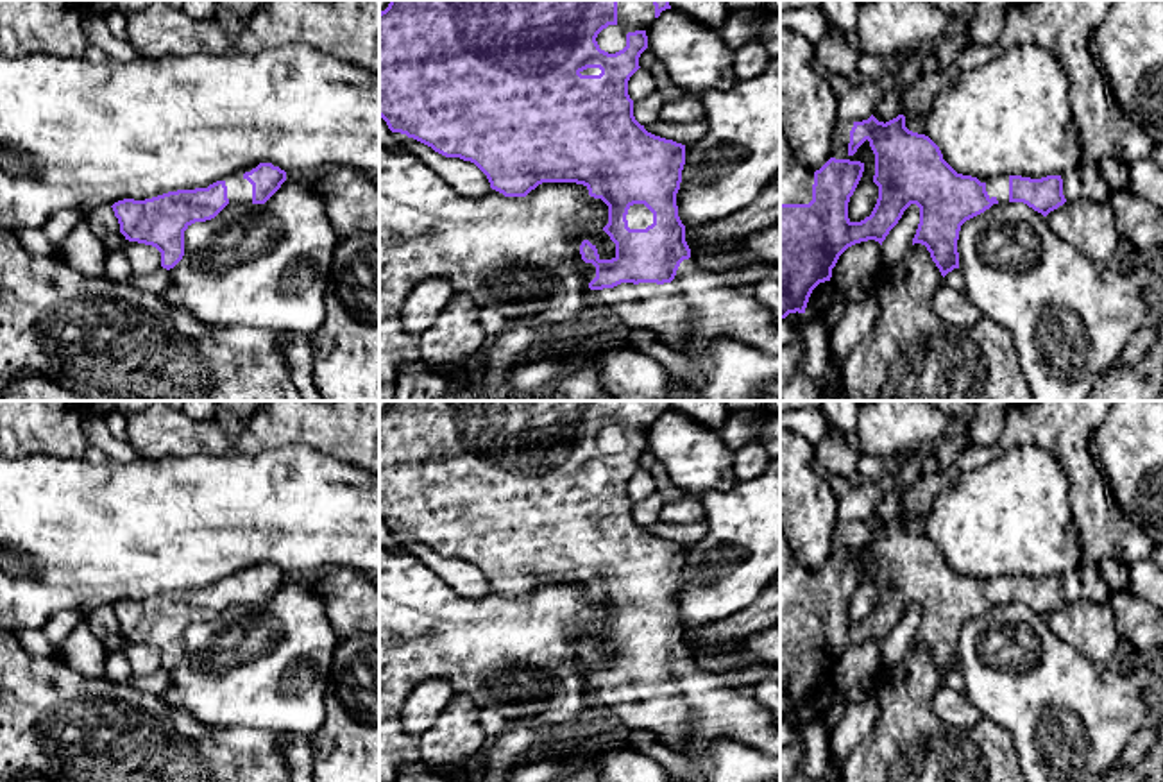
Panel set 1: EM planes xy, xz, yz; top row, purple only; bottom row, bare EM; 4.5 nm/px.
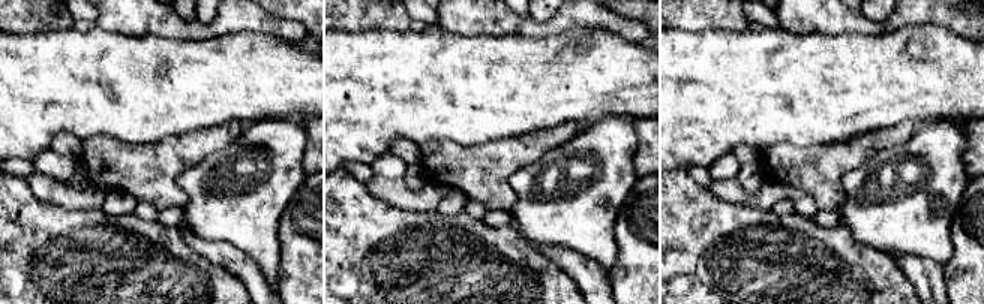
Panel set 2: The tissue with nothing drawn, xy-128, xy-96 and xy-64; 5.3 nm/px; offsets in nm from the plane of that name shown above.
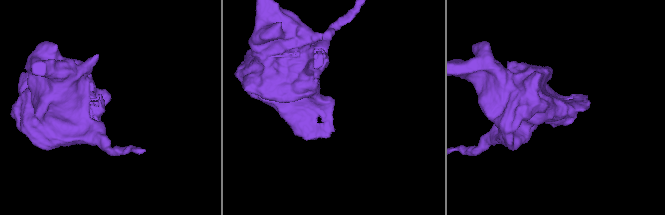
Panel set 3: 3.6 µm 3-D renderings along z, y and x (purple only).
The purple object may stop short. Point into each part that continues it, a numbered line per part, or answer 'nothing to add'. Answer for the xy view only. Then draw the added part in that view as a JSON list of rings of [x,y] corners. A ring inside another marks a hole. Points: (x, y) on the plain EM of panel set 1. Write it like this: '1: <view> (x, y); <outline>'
1: xy (238, 591); [[[258,565],[242,569],[225,580],[229,605],[252,605],[252,585],[243,578],[245,573],[250,573]],[[227,605],[227,607],[229,607]]]

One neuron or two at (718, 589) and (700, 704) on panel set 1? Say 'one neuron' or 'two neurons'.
two neurons

